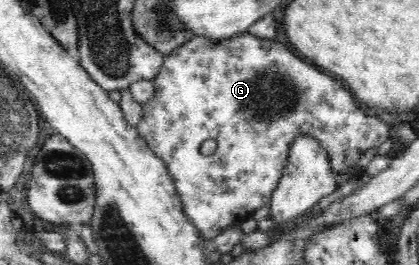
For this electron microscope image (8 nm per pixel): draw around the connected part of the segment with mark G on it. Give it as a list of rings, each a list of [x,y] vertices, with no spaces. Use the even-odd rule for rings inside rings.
[[[248,31],[225,40],[214,41],[209,46],[200,45],[198,41],[202,41],[202,39],[194,36],[190,41],[186,41],[186,43],[183,43],[164,57],[163,66],[153,79],[155,84],[154,97],[142,104],[143,117],[136,125],[136,128],[140,137],[150,146],[150,149],[166,164],[168,173],[172,176],[176,191],[182,200],[183,211],[189,222],[199,229],[202,237],[212,239],[225,227],[239,227],[243,221],[246,221],[246,218],[250,217],[250,215],[252,216],[256,209],[268,205],[274,189],[276,189],[280,179],[282,179],[289,156],[290,143],[295,140],[297,135],[310,134],[310,136],[314,136],[318,140],[321,149],[326,149],[326,153],[330,156],[330,166],[332,166],[332,170],[334,170],[336,175],[346,172],[351,165],[358,163],[362,153],[366,153],[370,147],[380,147],[388,139],[388,131],[390,131],[388,125],[382,119],[378,119],[374,115],[368,115],[366,108],[356,101],[353,93],[348,91],[344,83],[341,83],[336,77],[324,75],[318,69],[310,67],[308,63],[300,61],[294,53],[290,53],[286,49],[286,45],[282,45],[278,41],[270,41],[270,39],[258,39],[256,35]],[[206,139],[215,139],[217,142],[217,148],[210,157],[204,157],[200,152],[200,145]]]

